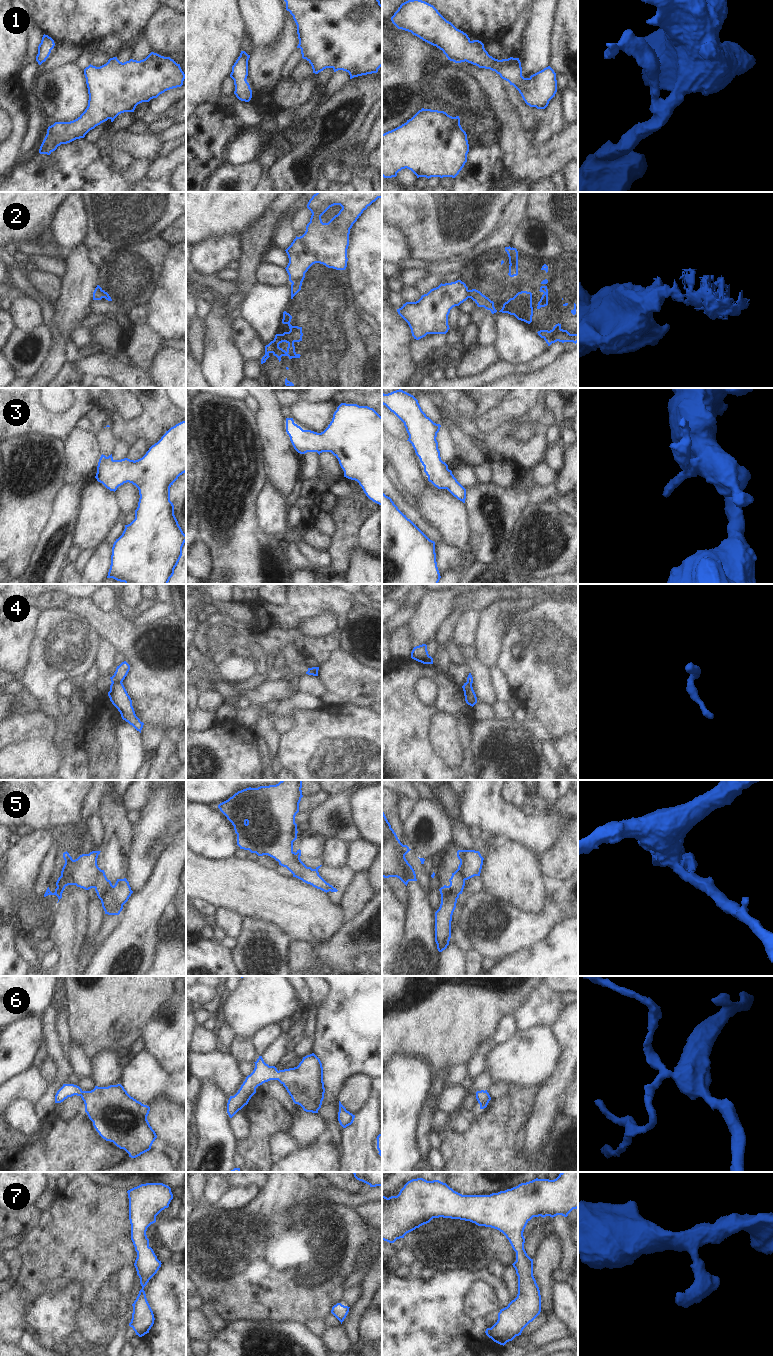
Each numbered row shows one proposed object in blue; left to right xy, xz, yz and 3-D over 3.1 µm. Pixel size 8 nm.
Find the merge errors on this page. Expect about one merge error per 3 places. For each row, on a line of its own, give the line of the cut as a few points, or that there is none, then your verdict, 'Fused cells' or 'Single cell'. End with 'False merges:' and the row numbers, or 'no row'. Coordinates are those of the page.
1: No split. Single cell
2: Split along xz (304, 274), (291, 282). Fused cells
3: No split. Single cell
4: Split along xy (121, 681), (112, 683). Fused cells
5: Split along xy (103, 871), (99, 882), (94, 887). Fused cells
6: No split. Single cell
7: No split. Single cell
False merges: 2, 4, 5.

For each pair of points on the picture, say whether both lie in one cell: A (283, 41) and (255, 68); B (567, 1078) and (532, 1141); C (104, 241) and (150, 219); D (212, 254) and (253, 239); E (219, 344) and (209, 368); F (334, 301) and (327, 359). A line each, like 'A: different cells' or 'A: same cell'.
A: same cell
B: same cell
C: same cell
D: different cells
E: same cell
F: same cell

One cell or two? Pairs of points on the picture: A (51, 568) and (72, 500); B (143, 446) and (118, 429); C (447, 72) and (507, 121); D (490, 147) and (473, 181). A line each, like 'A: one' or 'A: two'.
A: one
B: two
C: two
D: one

